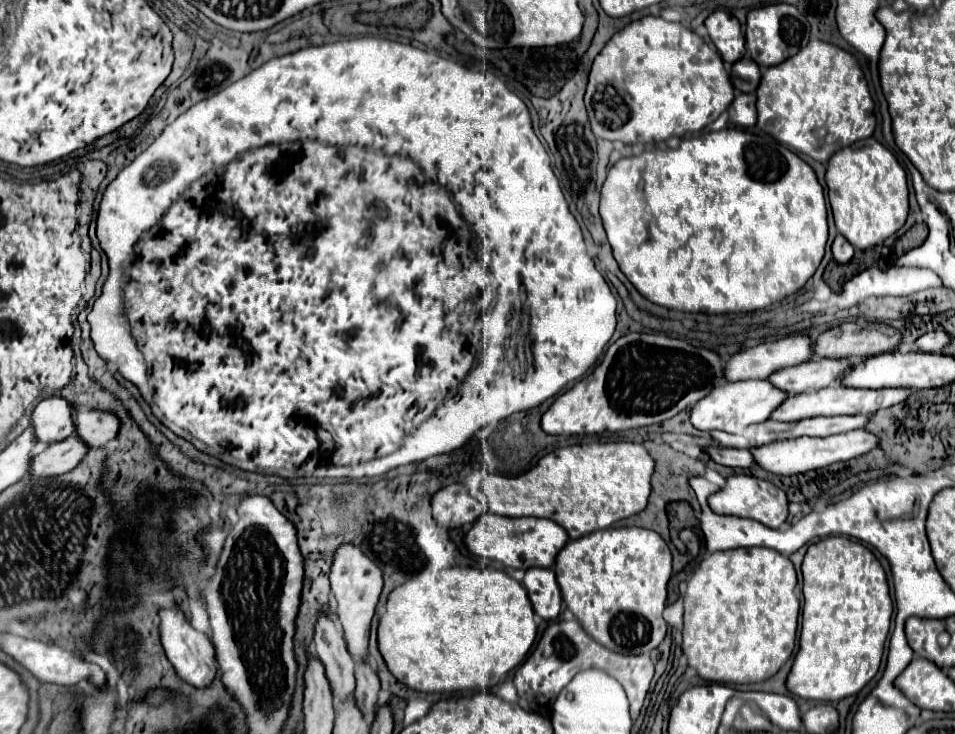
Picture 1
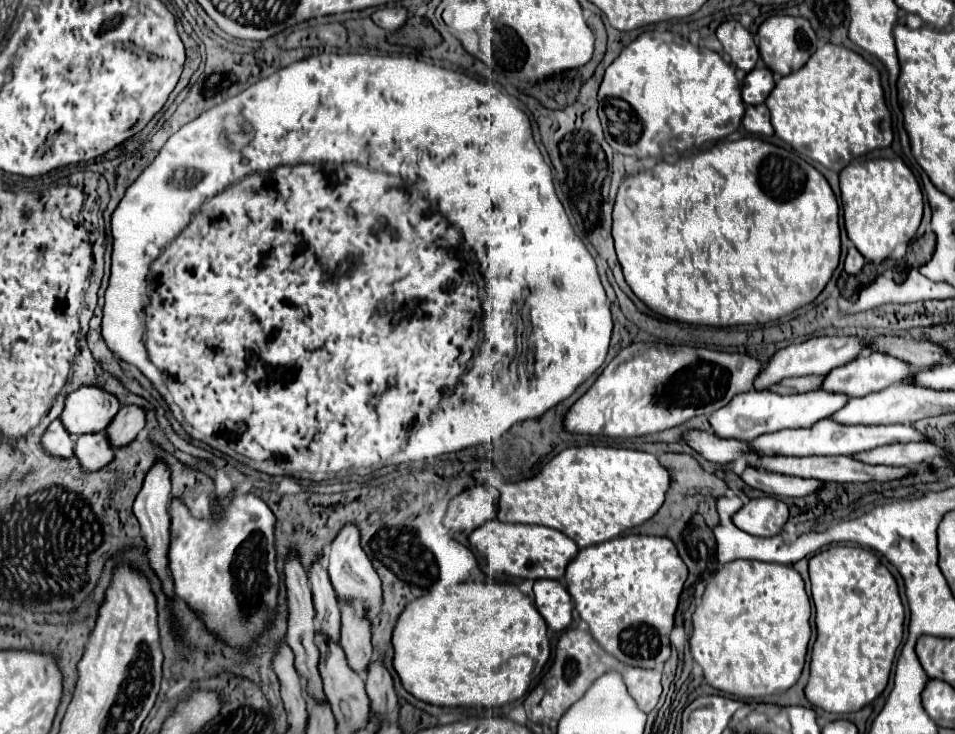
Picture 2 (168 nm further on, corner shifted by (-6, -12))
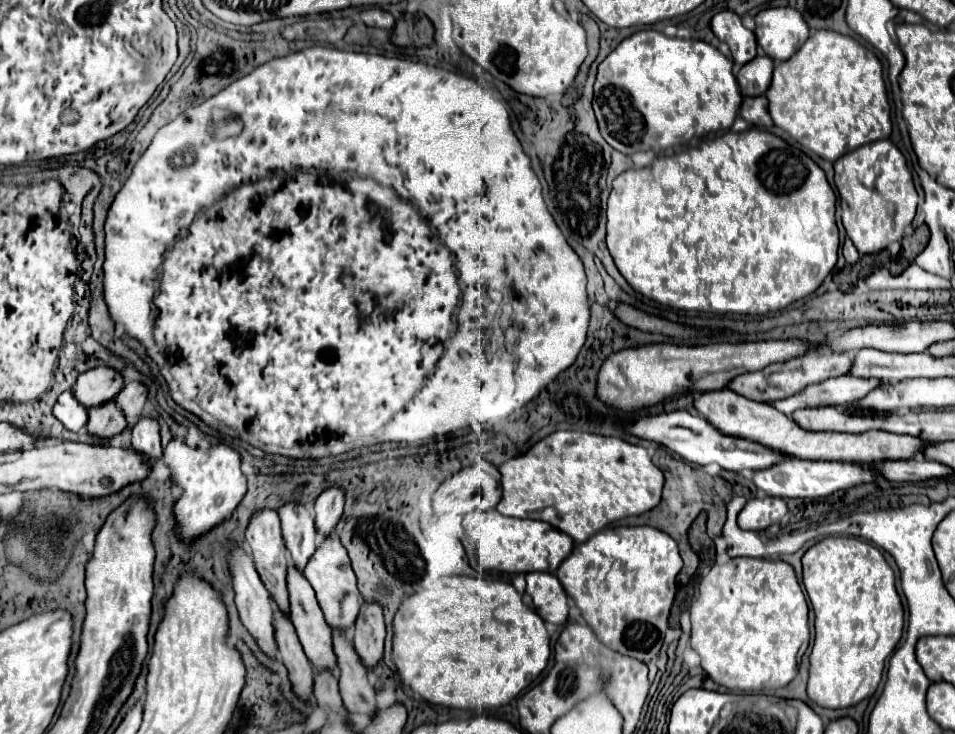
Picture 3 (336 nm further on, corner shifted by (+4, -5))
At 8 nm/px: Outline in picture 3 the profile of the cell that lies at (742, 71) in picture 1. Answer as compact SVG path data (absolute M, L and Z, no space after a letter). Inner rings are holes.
M756 56L756 60L744 64L736 76L740 92L744 96L764 94L772 82L772 70L774 70L774 60L770 60L768 56Z

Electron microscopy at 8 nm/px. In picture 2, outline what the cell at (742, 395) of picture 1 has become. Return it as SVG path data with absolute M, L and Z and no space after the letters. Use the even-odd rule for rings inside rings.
M750 389L742 395L736 395L728 405L720 407L710 415L710 431L722 439L752 441L762 433L774 433L780 429L810 427L820 419L830 417L834 411L844 407L846 395L826 395L826 391L808 391L798 395L780 395L774 391L756 391Z

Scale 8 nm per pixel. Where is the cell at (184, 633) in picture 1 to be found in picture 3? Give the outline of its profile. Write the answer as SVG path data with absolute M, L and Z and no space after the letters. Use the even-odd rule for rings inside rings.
M146 416L138 418L138 422L132 428L132 448L136 448L136 452L144 452L148 460L158 462L162 458L158 420Z

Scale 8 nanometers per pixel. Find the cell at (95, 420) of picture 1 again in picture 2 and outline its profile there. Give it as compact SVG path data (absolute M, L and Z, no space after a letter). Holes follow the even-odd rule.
M136 405L122 407L110 425L104 429L106 439L110 441L112 449L120 449L136 439L136 435L144 429L144 411Z

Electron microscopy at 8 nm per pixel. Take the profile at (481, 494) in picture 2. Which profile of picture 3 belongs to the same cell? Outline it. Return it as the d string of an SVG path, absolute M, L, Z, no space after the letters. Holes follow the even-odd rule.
M476 458L476 462L468 468L462 468L452 478L444 480L440 488L432 496L432 508L436 514L452 514L452 516L464 516L472 510L490 510L494 508L502 498L502 486L500 486L500 470L492 462L484 458Z

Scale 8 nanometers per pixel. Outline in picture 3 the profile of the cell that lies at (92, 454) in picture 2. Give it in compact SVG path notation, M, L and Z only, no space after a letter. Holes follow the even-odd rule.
M108 400L100 406L90 408L90 420L88 420L88 432L100 438L112 438L126 430L128 422L124 412L116 406L114 400Z

